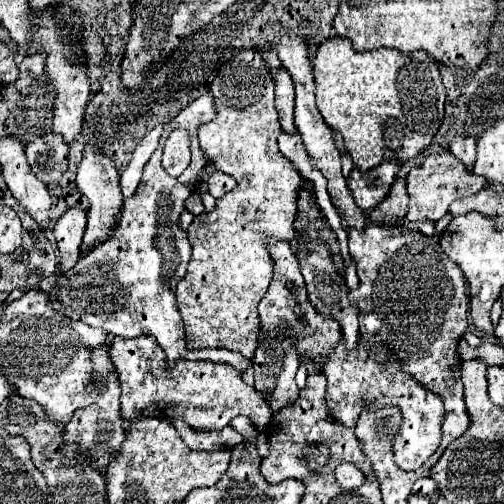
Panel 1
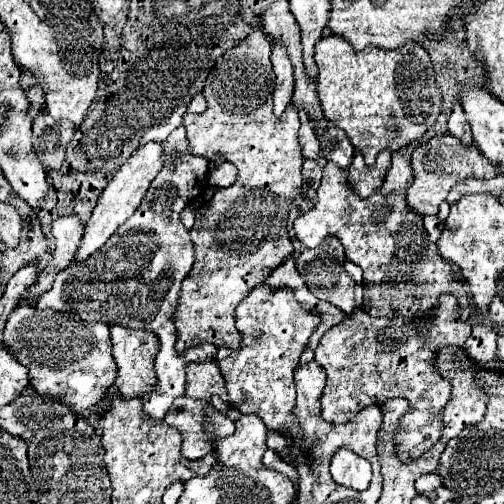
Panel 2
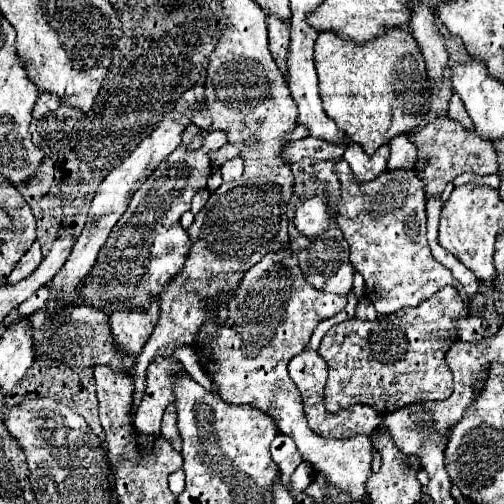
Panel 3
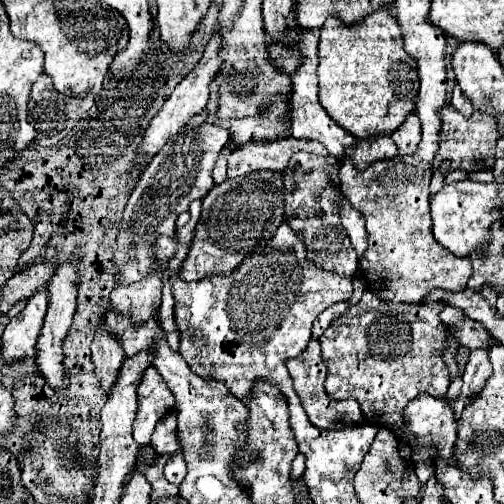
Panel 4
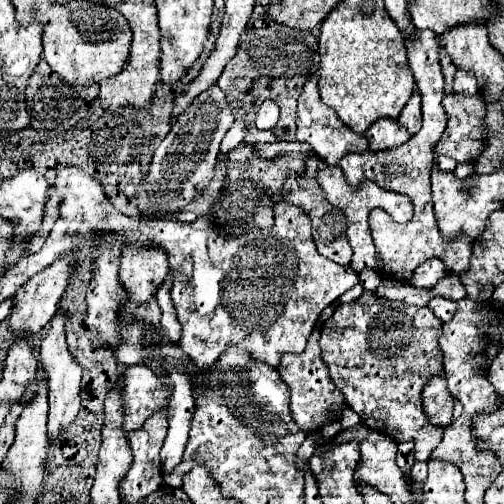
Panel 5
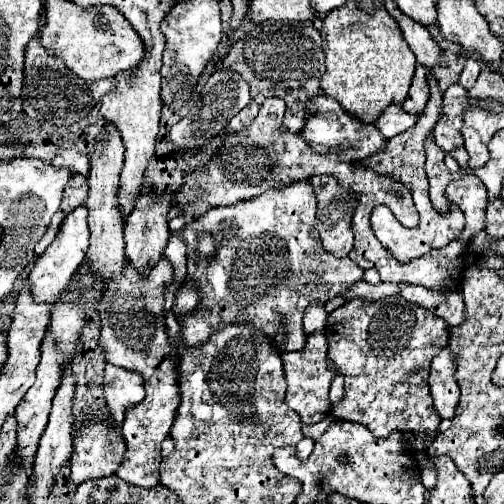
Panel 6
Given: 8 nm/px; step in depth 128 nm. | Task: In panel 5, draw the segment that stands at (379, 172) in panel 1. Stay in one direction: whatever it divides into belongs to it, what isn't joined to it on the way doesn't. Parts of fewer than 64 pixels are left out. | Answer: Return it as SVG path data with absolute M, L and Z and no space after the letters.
M384 116L370 126L366 136L370 140L370 150L386 150L404 144L410 138L410 132L404 130L398 120Z

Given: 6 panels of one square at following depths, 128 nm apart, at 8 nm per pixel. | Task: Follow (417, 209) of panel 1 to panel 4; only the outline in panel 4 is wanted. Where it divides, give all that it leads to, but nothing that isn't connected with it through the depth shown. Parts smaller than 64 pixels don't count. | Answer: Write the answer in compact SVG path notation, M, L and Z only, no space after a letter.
M450 104L442 108L440 116L442 116L442 130L440 130L442 138L440 148L434 156L434 168L442 160L450 160L450 170L466 170L466 172L488 170L494 166L494 148L498 140L498 122L494 116L476 110L470 118L466 118Z

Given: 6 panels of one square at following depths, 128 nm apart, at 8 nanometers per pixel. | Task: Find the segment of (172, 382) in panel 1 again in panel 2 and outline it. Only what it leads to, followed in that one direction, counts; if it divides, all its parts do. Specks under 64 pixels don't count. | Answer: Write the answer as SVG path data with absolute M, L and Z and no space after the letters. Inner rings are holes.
M112 324L110 338L112 338L112 356L118 364L118 376L114 382L118 392L122 396L142 396L142 392L148 392L148 388L156 382L156 378L152 376L152 360L158 348L158 336L148 330L134 330L120 324ZM190 362L186 368L186 396L208 402L212 394L218 394L228 404L228 398L224 396L224 380L216 362Z

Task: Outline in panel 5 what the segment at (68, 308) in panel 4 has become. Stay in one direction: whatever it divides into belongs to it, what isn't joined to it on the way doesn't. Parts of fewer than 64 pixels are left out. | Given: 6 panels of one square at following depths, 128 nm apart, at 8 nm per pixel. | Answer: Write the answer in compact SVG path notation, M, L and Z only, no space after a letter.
M58 310L58 314L50 320L50 328L42 340L40 346L40 364L46 370L46 380L50 386L50 414L48 414L48 440L50 444L58 438L62 438L62 432L68 430L68 426L74 422L78 410L80 410L80 378L82 368L74 362L72 354L68 352L66 338L64 338L64 312Z

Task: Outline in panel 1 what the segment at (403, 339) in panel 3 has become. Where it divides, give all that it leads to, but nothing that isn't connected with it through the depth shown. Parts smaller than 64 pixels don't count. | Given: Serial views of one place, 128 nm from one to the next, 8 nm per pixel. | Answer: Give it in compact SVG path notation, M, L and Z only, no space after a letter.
M374 336L372 342L360 340L352 350L346 348L342 338L322 366L322 374L328 380L326 406L330 416L344 426L356 426L362 410L398 406L402 410L402 426L393 439L394 462L402 470L418 470L442 442L444 400L408 376L396 358L398 356L380 340L380 336Z

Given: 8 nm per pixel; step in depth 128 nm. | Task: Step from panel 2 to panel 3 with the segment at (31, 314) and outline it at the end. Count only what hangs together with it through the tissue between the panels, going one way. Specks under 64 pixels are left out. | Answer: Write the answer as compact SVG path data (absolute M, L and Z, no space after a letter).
M86 304L76 306L72 312L62 314L46 314L46 312L34 312L32 314L32 326L34 326L34 354L42 360L62 360L64 364L72 366L96 366L96 364L108 364L112 368L124 368L128 370L128 364L134 362L132 356L126 356L118 350L112 330L110 330L110 318L106 312L90 308Z

